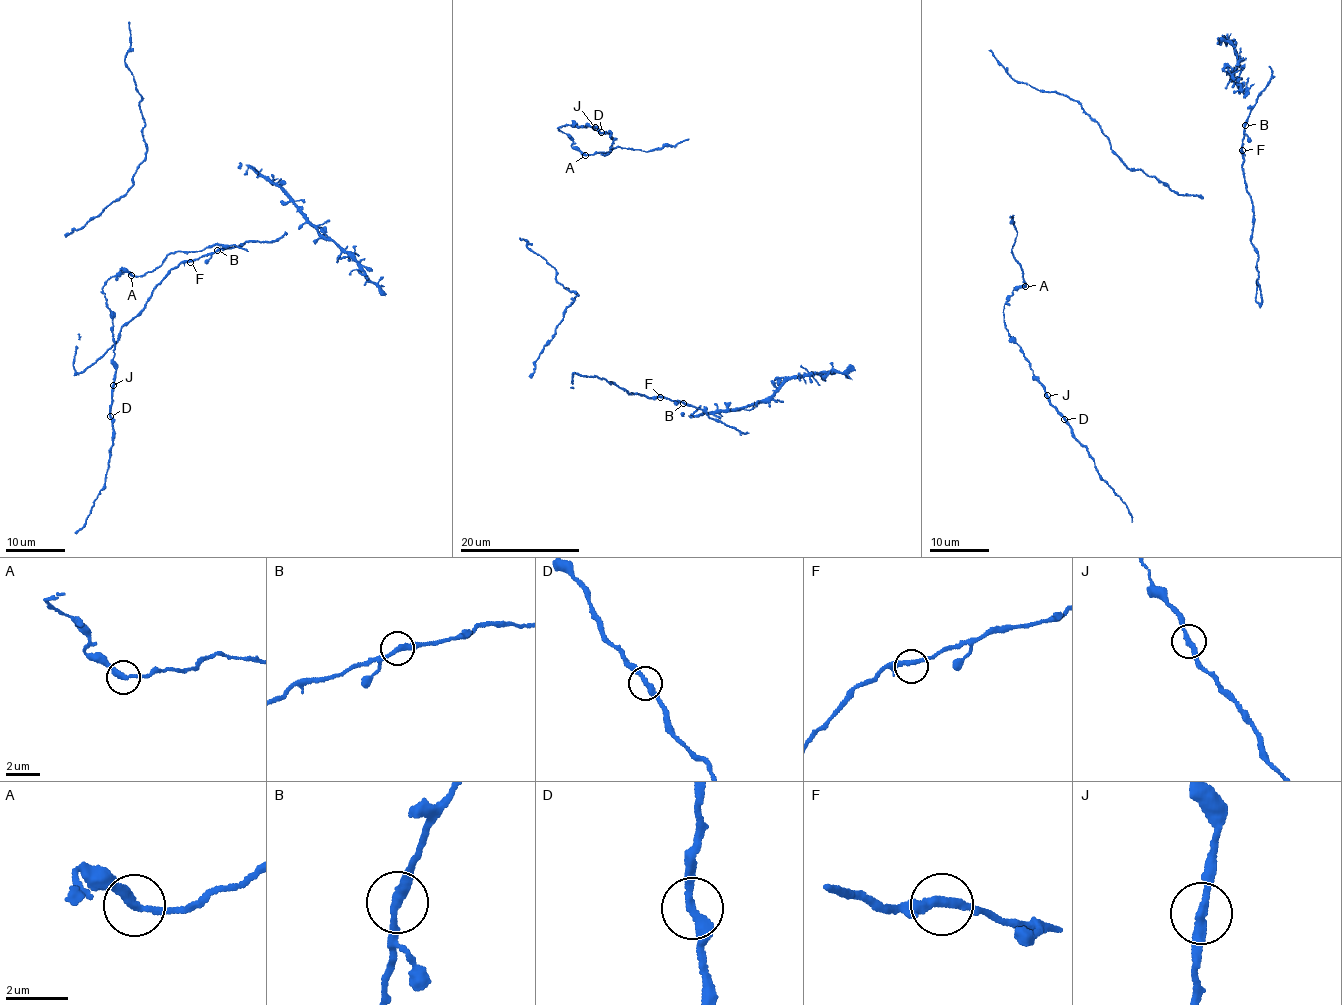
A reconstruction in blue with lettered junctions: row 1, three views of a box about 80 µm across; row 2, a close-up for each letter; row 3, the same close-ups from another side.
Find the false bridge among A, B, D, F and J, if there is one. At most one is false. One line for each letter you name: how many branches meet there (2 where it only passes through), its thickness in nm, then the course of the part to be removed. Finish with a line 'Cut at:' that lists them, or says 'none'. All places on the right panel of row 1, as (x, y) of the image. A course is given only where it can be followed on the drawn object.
Cut at: none

